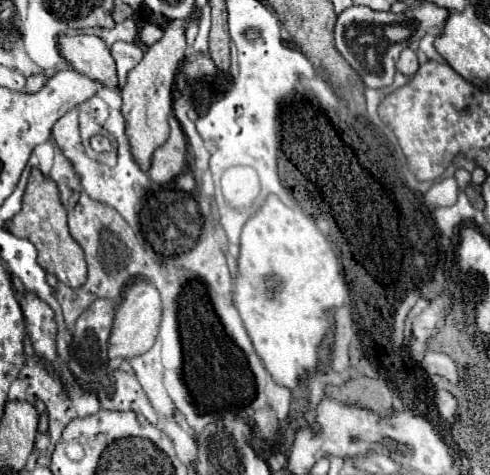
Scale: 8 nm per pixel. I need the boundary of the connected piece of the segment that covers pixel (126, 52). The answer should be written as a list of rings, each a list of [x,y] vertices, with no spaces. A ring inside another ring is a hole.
[[[115,43],[111,47],[111,53],[115,55],[115,63],[117,63],[117,75],[119,75],[119,83],[125,85],[125,79],[127,79],[127,73],[141,61],[143,57],[143,49],[135,43]]]

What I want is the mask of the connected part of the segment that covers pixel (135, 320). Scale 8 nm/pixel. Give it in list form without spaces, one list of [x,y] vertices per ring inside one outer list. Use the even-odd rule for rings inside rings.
[[[133,279],[123,289],[123,301],[113,317],[113,329],[109,337],[109,357],[131,359],[143,355],[153,347],[155,337],[159,333],[159,325],[161,325],[161,297],[157,287],[145,279]]]

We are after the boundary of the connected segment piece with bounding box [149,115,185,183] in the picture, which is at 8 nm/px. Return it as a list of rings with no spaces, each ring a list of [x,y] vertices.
[[[171,115],[169,139],[155,151],[149,177],[153,183],[169,183],[185,171],[185,135],[175,115]]]

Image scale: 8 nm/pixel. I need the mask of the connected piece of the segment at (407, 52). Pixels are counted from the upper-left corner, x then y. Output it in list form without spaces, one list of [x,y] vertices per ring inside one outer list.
[[[405,47],[401,51],[401,57],[397,61],[397,71],[403,73],[405,77],[413,77],[419,69],[419,61],[417,61],[417,53],[411,47]]]

